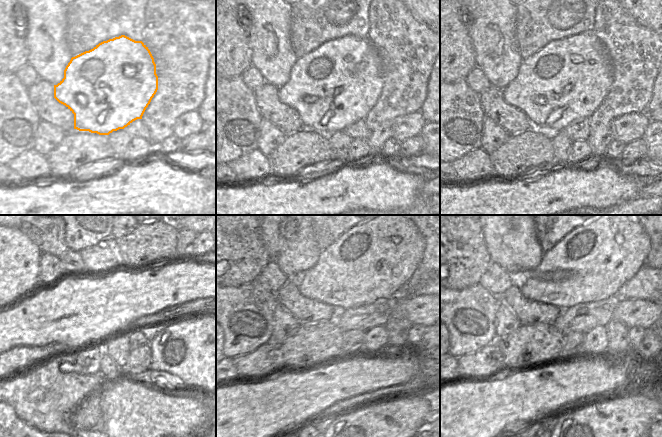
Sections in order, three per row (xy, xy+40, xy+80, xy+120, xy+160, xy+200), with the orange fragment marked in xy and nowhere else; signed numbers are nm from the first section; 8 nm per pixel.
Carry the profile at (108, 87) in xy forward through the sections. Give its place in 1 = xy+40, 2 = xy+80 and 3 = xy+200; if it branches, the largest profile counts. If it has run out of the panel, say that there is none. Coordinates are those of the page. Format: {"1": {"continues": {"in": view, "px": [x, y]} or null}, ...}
{"1": {"continues": {"in": "xy+40", "px": [335, 85]}}, "2": {"continues": {"in": "xy+80", "px": [566, 80]}}, "3": {"continues": {"in": "xy+200", "px": [600, 258]}}}

